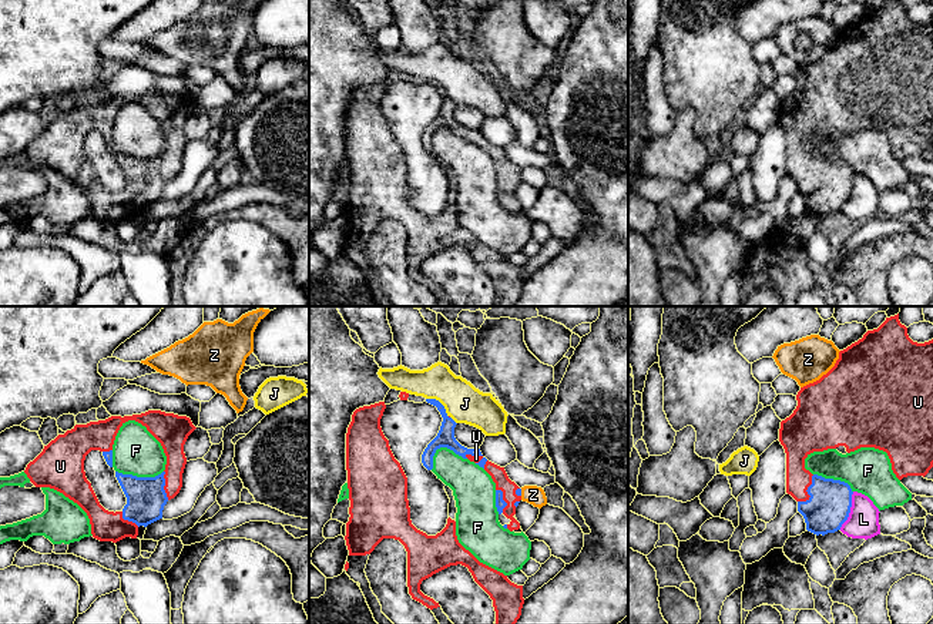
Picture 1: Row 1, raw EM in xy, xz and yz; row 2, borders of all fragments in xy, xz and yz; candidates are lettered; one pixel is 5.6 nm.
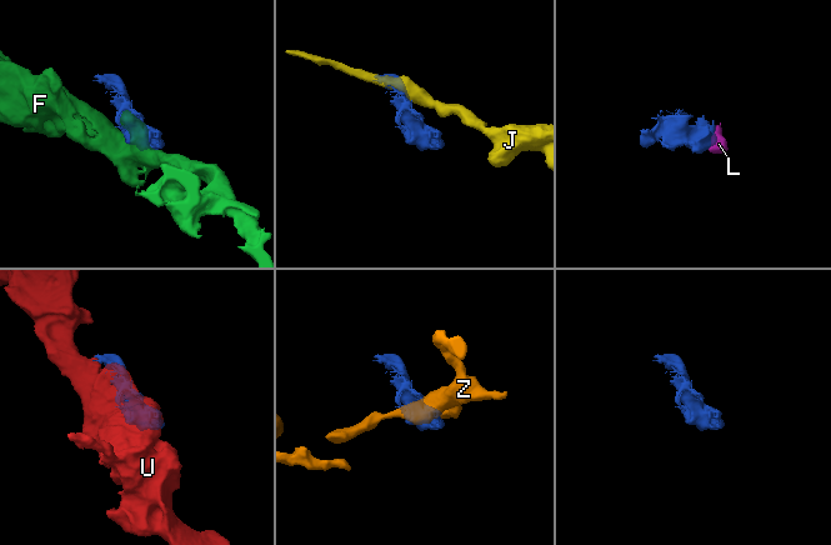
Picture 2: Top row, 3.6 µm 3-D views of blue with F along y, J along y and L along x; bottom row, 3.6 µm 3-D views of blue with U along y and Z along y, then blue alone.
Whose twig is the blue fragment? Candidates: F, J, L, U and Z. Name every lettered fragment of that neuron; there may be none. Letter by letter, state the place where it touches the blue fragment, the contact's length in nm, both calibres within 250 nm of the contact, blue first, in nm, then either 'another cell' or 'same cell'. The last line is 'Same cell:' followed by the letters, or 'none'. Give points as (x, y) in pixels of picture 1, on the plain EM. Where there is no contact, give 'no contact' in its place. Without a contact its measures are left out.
F: contact xz (442, 127); length 220 nm; calibres 100 and 200 nm; another cell
J: contact xz (440, 84); length 170 nm; calibres 100 and 220 nm; another cell
L: contact yz (849, 191); length 240 nm; calibres 240 and 180 nm; another cell
U: contact yz (806, 171); length 180 nm; calibres 240 and 140 nm; same cell
Z: contact xz (520, 173); length 40 nm; calibres 30 and 110 nm; another cell
Same cell: U

